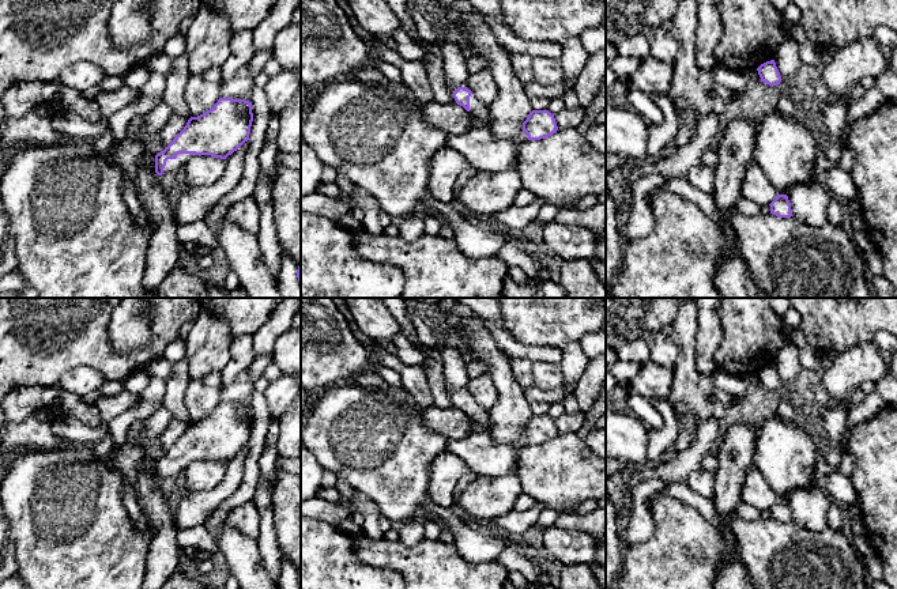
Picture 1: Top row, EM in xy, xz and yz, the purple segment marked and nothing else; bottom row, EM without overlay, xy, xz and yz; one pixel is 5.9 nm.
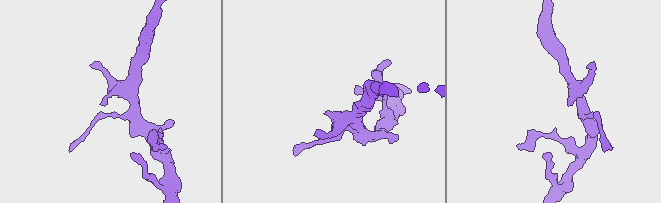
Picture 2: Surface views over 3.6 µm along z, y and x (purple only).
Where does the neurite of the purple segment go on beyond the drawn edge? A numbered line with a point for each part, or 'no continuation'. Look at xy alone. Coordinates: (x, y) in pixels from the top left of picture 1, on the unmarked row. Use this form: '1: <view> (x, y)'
1: xy (172, 469)

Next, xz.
1: xz (451, 391)

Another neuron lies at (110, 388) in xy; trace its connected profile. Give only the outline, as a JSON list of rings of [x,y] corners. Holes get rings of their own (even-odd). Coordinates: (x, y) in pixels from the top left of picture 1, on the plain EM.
[[[105,381],[105,384],[99,389],[99,396],[116,396],[124,390],[123,381]]]

